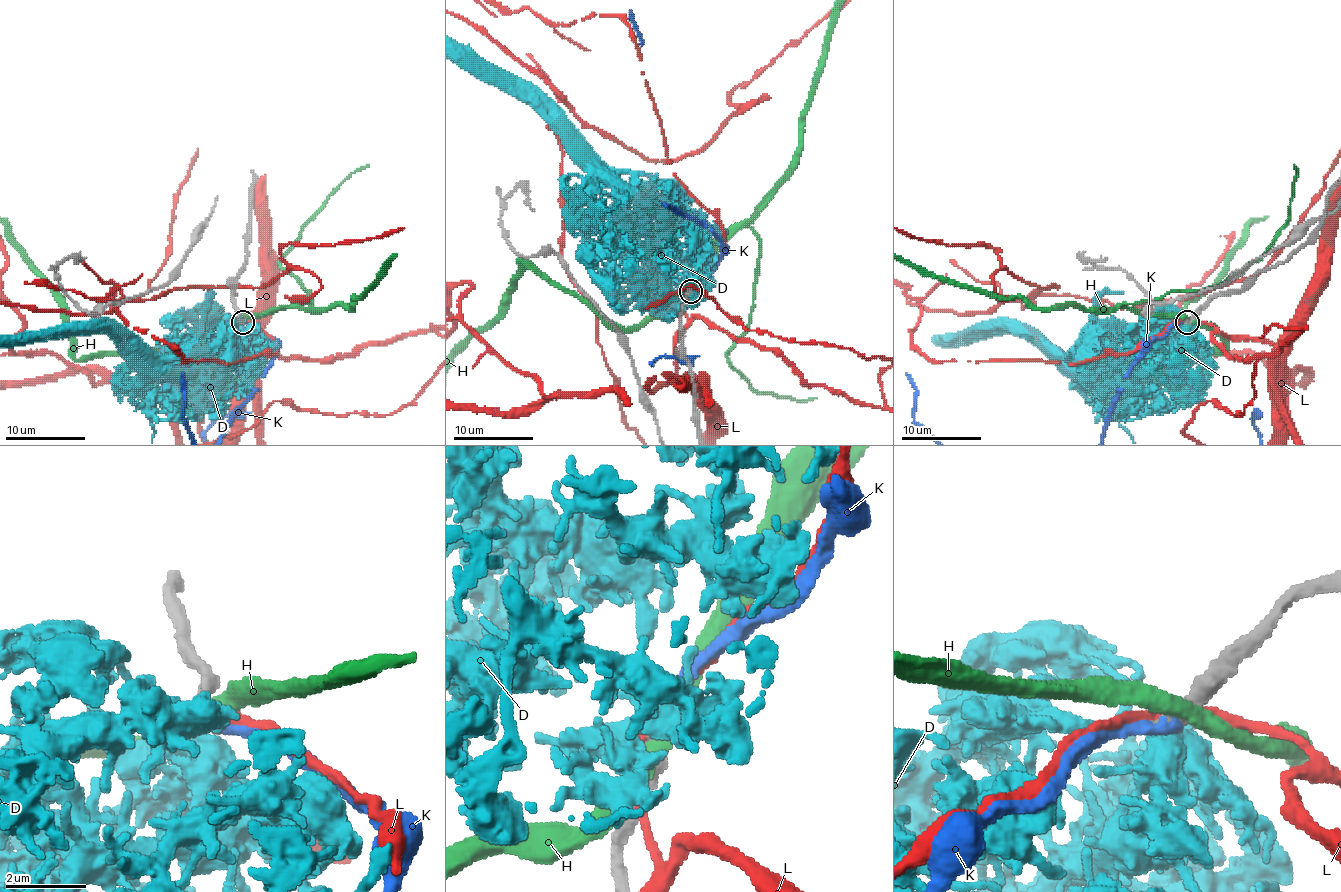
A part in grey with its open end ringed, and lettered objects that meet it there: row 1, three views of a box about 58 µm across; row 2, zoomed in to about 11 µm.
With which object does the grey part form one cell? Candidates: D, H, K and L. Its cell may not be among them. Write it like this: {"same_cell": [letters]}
{"same_cell": ["K"]}

